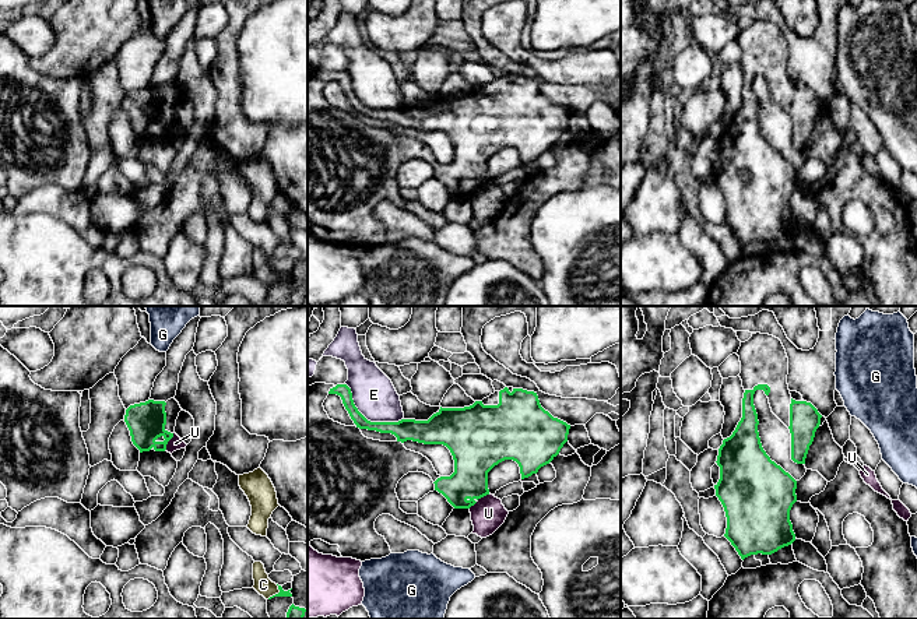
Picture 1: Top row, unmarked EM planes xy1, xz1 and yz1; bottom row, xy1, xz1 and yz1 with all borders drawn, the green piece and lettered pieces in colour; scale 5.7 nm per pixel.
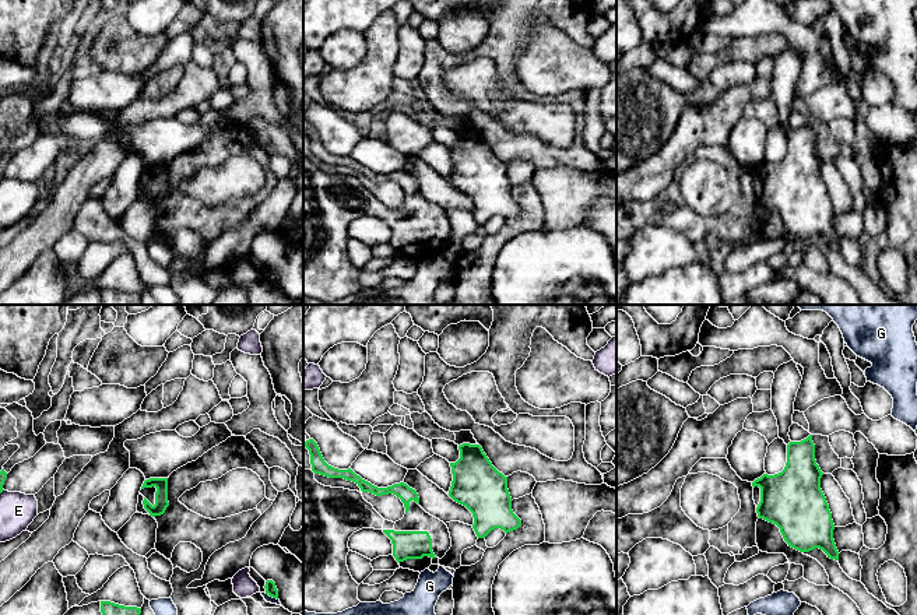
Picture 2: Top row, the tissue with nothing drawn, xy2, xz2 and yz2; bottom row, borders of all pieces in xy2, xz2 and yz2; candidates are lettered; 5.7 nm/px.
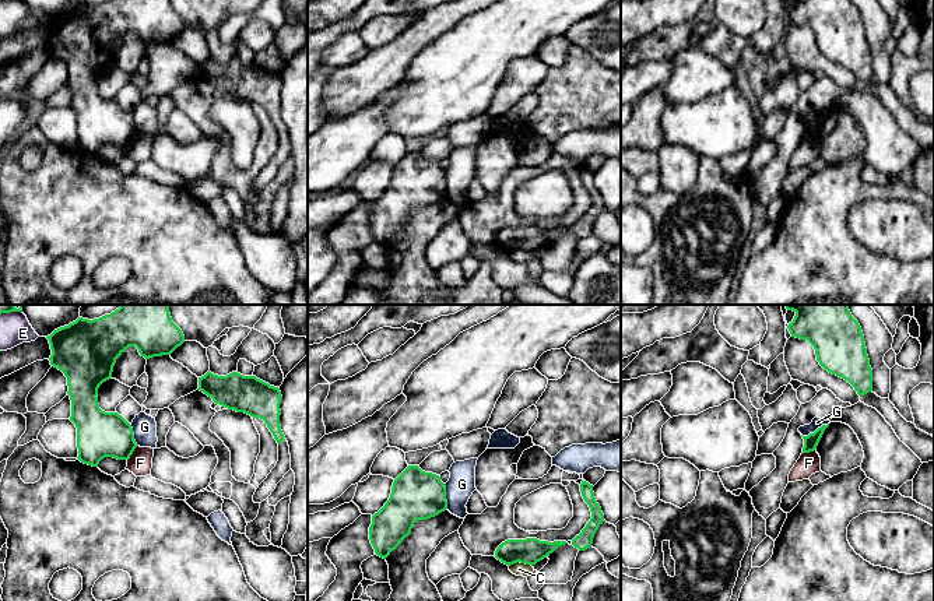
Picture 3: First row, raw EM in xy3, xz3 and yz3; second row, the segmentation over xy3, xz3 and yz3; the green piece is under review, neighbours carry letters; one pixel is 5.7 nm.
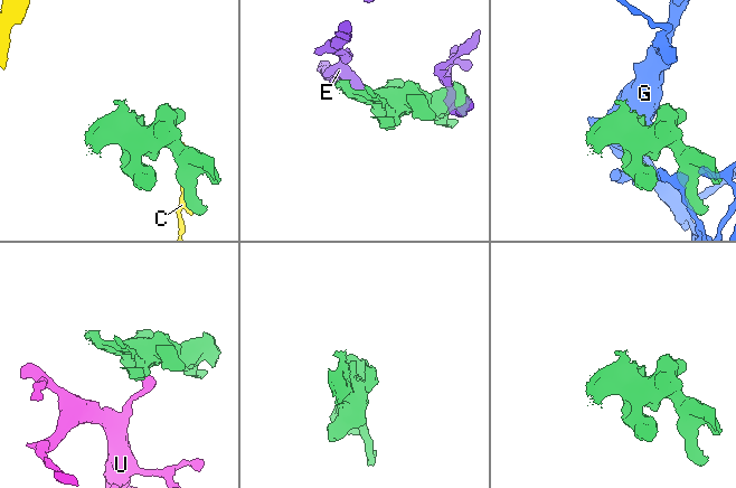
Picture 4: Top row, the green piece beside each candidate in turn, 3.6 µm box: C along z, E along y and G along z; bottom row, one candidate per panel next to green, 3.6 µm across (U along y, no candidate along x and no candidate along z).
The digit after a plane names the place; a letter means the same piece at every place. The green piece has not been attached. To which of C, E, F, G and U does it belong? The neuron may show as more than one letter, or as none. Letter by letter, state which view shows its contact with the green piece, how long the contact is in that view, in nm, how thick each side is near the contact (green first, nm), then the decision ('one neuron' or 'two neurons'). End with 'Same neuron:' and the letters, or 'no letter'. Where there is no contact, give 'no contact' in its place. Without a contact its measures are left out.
C: meets green in xz3; contact 140 nm long; 150 nm thick on the green side, 80 nm on the other; two neurons
E: meets green in xz1; contact 400 nm long; 130 nm thick on the green side, 240 nm on the other; two neurons
F: meets green in xy3; contact 110 nm long; 260 nm thick on the green side, 140 nm on the other; two neurons
G: meets green in yz3; contact 180 nm long; 80 nm thick on the green side, 70 nm on the other; two neurons
U: meets green in xy1; contact 120 nm long; 220 nm thick on the green side, 80 nm on the other; two neurons
Same neuron: no letter

